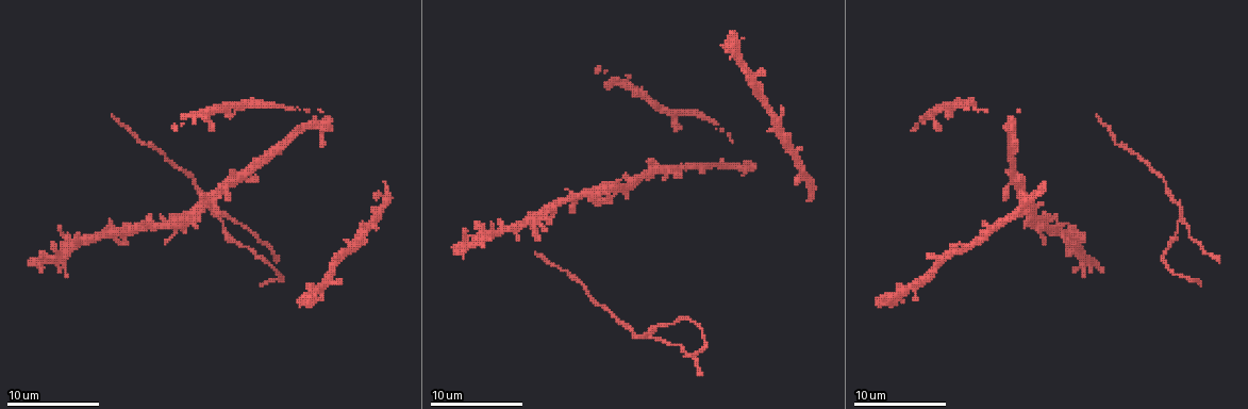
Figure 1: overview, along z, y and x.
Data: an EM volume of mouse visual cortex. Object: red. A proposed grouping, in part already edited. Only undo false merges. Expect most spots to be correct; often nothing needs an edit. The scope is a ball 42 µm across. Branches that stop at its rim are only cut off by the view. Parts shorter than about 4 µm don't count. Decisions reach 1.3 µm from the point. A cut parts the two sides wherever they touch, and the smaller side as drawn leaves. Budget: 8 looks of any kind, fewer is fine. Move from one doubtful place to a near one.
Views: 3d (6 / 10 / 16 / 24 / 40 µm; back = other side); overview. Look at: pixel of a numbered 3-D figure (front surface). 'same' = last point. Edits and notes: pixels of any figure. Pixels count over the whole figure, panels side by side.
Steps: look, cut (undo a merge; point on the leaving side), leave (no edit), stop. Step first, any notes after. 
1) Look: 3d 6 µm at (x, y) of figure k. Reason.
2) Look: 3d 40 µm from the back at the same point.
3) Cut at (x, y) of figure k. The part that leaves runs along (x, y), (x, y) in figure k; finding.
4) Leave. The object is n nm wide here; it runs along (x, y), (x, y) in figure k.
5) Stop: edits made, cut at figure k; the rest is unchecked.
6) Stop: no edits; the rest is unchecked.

Look: 3d 6 µm at (105, 229) of figure 1. A narrow waist.

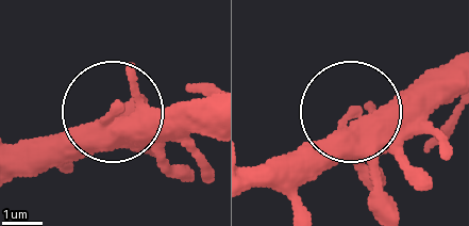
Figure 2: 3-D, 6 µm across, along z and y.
Leave. One neuron here.

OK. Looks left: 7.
Look: 3d 6 µm at (573, 201) of figure 1. Four arms meet.

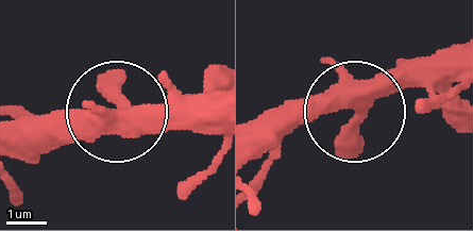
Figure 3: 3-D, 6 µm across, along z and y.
Leave. It runs along (213, 99), (60, 119), (33, 136) in figure 3; all the same neuron.

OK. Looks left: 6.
Look: 3d 6 µm at (1166, 188) of figure 1. Sudden change in width.

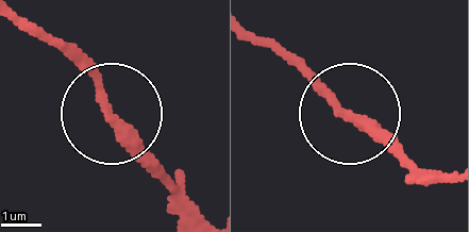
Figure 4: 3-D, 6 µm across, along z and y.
Leave. All the same neuron.

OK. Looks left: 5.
Look: 3d 10 µm at (223, 217) of figure 1. Thin arm on a thick one.

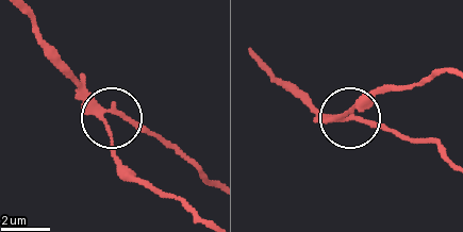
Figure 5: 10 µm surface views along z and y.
Cut at (112, 138) of figure 5. 3 arms meet here; the part that leaves runs along (92, 111), (116, 151), (141, 176), (201, 217) in figure 5; two neurons meet here.

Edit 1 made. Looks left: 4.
Stop: edits made, cut at figure 5; the rest is unchecked.

